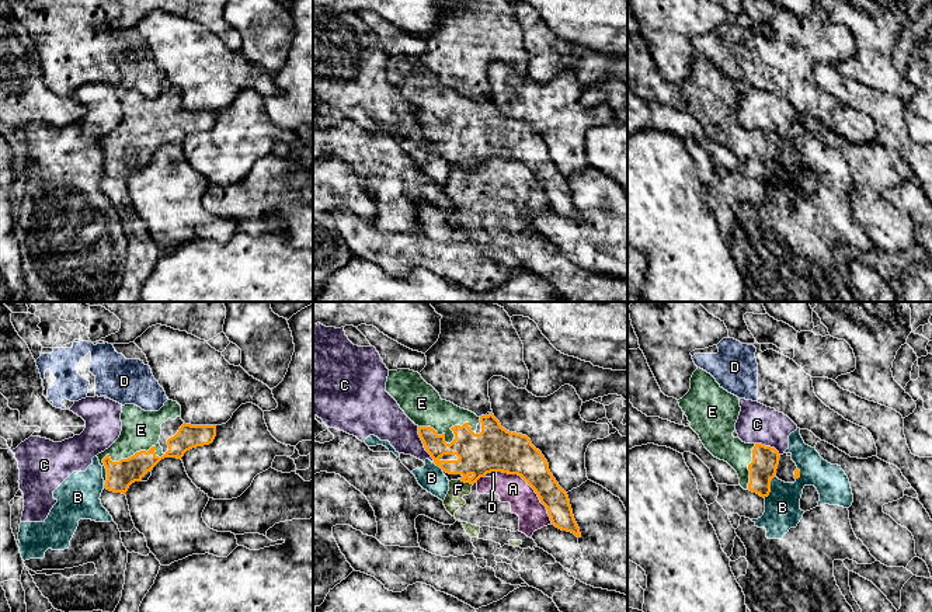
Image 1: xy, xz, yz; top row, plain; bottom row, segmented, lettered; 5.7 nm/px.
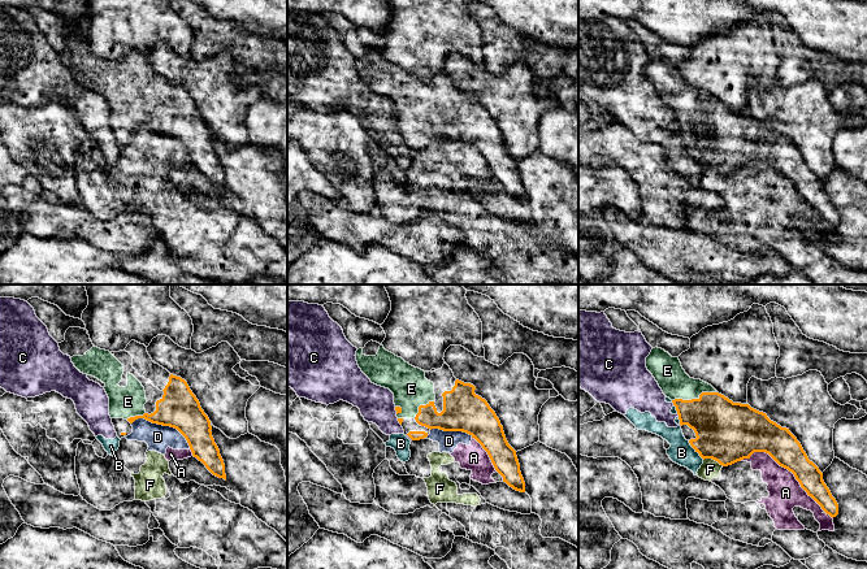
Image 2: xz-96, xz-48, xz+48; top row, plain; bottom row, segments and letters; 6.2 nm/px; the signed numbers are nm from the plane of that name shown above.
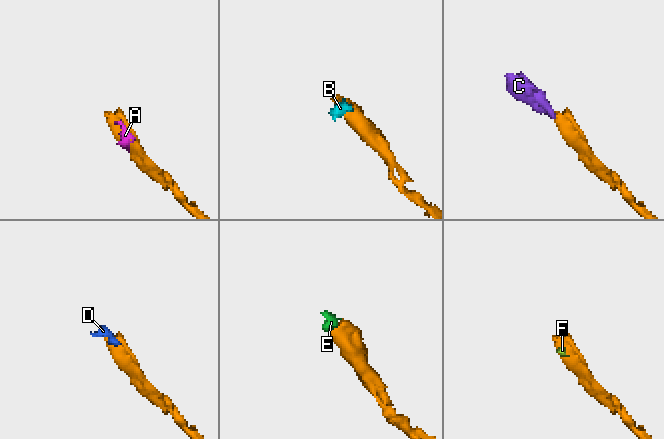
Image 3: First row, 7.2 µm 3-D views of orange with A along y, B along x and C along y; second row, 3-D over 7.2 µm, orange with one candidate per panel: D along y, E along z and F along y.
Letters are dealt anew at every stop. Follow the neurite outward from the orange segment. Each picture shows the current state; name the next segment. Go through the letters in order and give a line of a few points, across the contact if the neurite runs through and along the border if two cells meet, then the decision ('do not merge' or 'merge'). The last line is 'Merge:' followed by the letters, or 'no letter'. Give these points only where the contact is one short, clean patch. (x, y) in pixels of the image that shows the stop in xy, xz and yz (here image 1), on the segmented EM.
A: do not merge
B: do not merge
C: line xz (417, 427), (423, 447), (434, 462); do not merge
D: line xz (496, 470), (484, 475); do not merge
E: merge
F: line xz (461, 479), (472, 484); do not merge
Merge: E

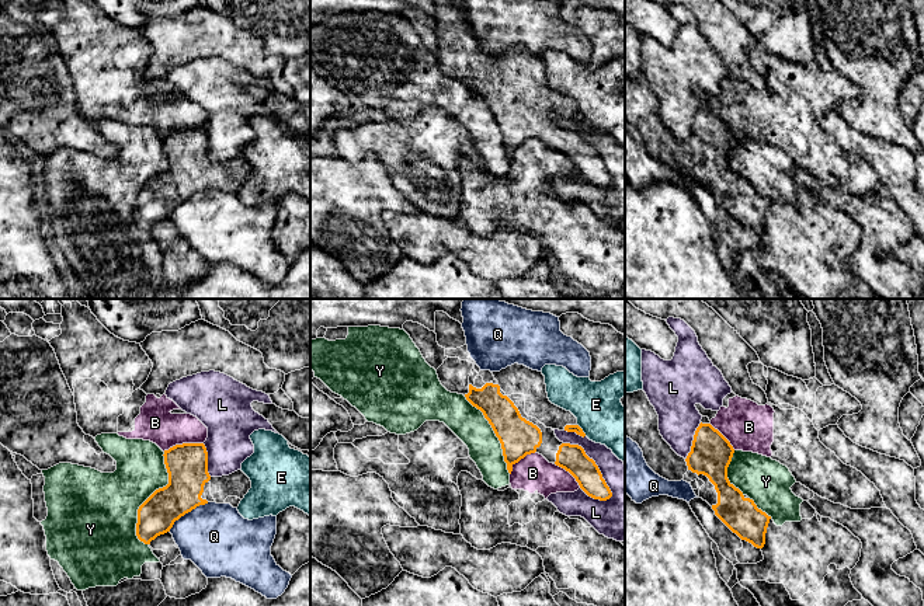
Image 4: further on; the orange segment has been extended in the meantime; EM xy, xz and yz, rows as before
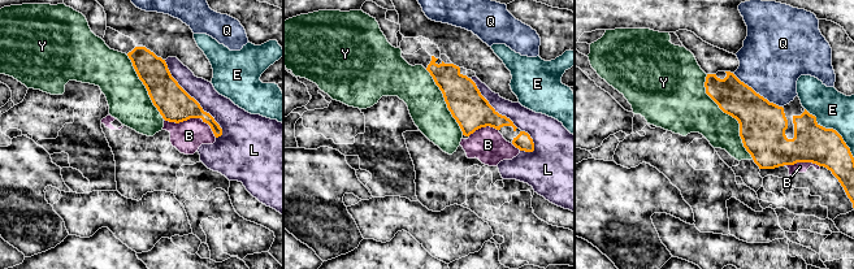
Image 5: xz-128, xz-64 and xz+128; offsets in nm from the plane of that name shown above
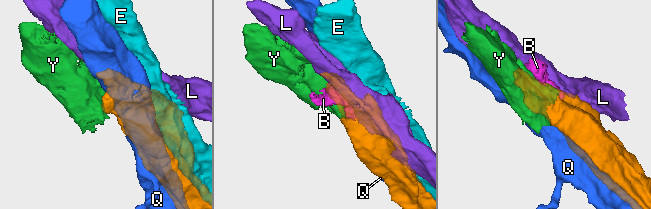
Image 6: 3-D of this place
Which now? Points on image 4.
B: do not merge
E: do not merge
L: do not merge
Q: do not merge
Y: do not merge
Merge: no letter

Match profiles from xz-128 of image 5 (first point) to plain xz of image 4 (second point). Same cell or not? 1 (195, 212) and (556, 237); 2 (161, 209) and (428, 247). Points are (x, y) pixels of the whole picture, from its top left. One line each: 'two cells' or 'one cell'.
1: one cell
2: one cell

